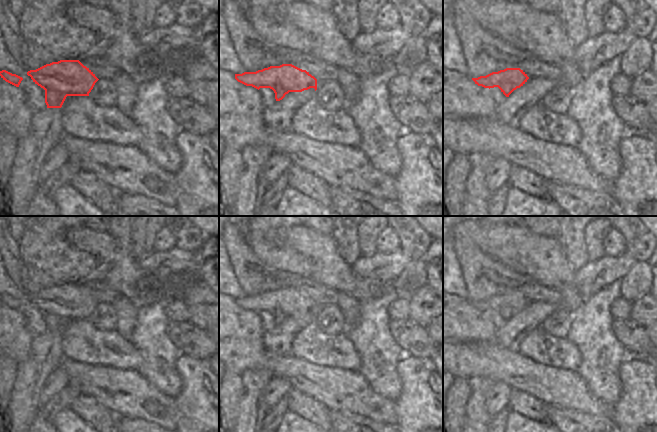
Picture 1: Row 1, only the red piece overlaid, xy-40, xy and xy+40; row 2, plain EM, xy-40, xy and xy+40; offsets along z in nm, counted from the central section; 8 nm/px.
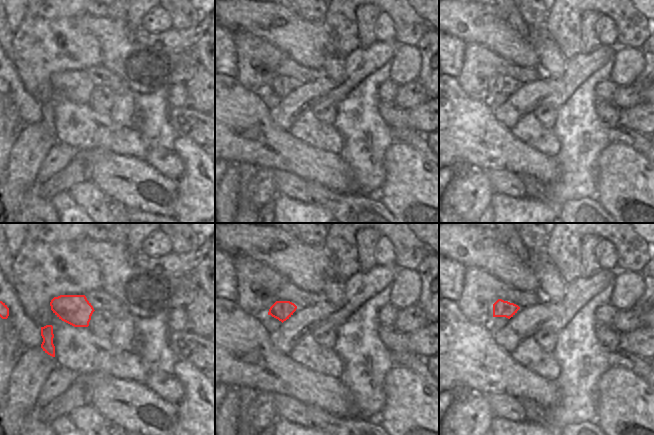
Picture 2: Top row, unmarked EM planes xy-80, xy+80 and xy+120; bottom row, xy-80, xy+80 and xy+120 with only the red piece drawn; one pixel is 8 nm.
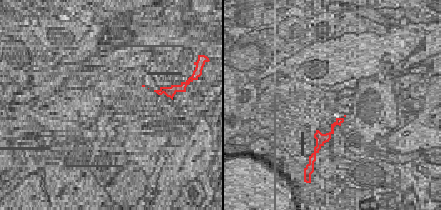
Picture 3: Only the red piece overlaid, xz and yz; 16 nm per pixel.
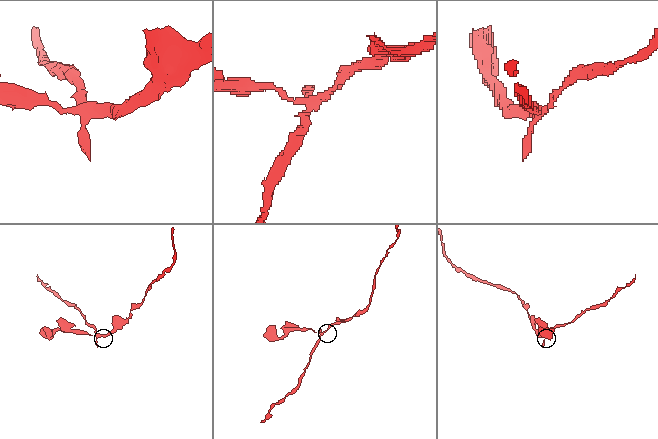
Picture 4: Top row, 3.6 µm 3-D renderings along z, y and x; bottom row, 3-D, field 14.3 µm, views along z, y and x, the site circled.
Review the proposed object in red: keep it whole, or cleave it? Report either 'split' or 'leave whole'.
split

